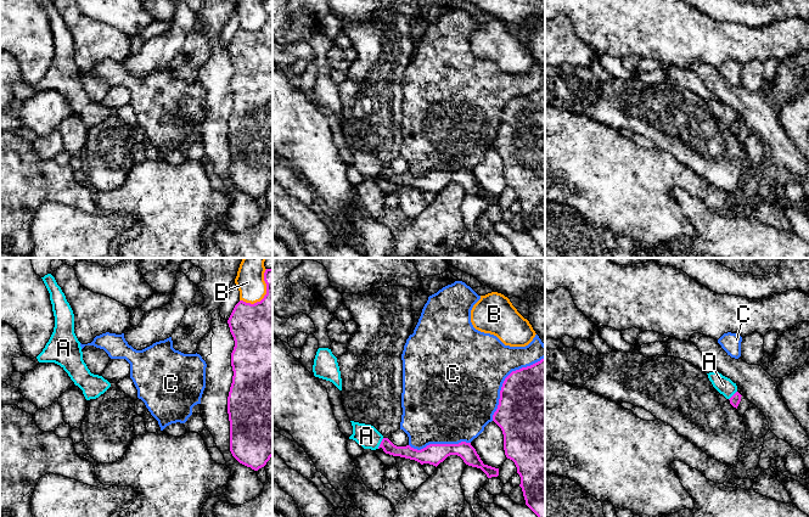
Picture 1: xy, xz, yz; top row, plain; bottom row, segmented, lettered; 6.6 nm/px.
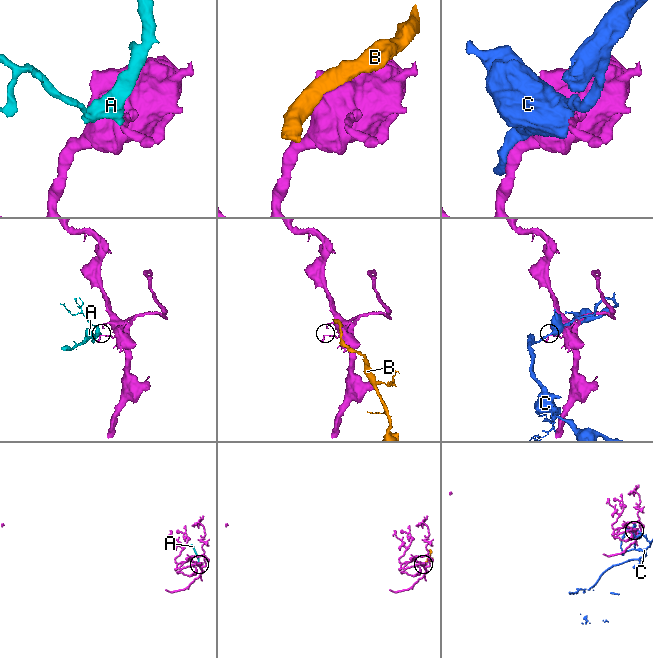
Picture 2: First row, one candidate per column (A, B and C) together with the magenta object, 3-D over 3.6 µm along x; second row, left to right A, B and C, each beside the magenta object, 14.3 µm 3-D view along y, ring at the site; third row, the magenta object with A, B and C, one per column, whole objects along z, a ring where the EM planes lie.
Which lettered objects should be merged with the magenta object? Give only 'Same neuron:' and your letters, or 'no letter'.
Same neuron: no letter

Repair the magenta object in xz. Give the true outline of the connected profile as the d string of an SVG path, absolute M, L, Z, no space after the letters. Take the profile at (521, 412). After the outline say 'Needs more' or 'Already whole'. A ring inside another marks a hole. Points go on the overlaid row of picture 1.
M545 358L505 378L493 421L502 431L506 457L517 467L526 505L545 517Z. Already whole

